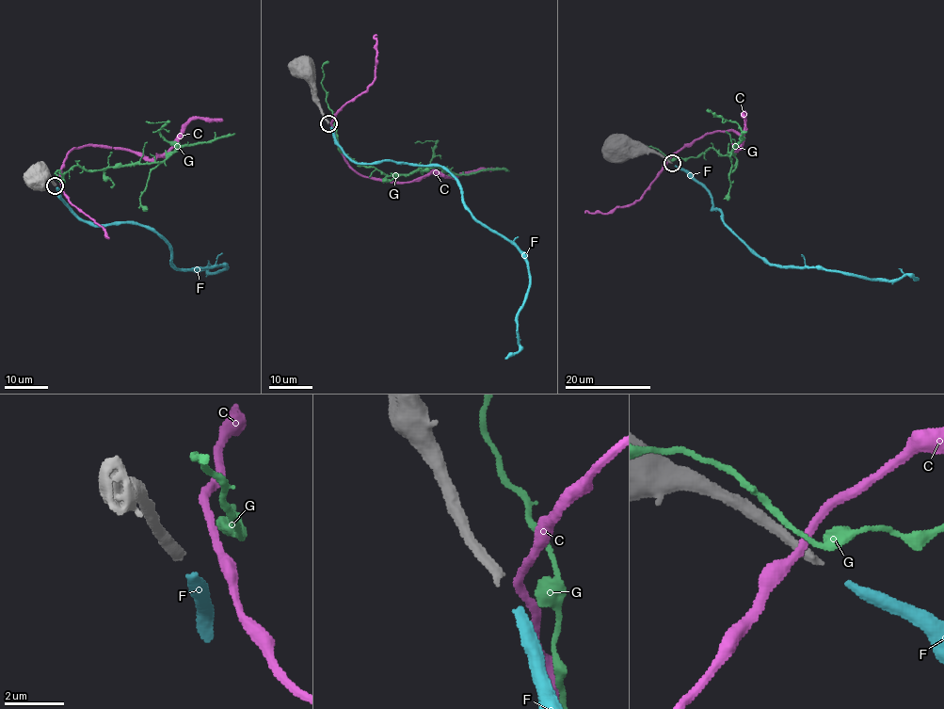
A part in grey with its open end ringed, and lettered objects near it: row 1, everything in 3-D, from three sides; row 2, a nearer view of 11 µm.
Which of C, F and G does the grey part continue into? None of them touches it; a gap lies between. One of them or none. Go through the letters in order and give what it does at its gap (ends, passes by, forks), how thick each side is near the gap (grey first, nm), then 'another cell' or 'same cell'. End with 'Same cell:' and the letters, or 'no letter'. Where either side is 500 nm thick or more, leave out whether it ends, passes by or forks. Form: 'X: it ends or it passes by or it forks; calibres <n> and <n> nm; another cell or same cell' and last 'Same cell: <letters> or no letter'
C: it passes by; calibres 300 and 280 nm; another cell
F: it ends; calibres 300 and 340 nm; same cell
G: it passes by; calibres 300 and 400 nm; another cell
Same cell: F

